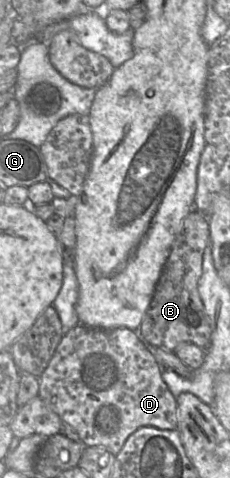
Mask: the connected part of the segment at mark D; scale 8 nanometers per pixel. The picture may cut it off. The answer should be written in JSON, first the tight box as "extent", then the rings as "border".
{"extent":[39,324,178,455],"border":[[[78,324],[62,336],[62,339],[48,366],[39,377],[39,397],[60,417],[63,424],[70,425],[77,432],[85,447],[104,447],[112,454],[117,455],[122,449],[127,438],[140,427],[152,426],[163,430],[177,430],[178,419],[176,398],[163,381],[161,372],[161,366],[156,362],[154,356],[148,351],[146,346],[137,337],[133,330],[126,327],[117,327],[112,329],[90,328],[82,324]]]}

